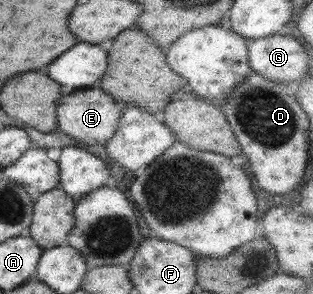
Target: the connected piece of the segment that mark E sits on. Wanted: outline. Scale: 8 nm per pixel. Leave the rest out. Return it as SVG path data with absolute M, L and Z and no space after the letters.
M86 89L86 91L78 91L74 95L64 95L62 99L56 101L55 119L57 127L72 139L82 141L86 145L105 145L106 141L112 137L112 133L116 131L118 119L121 117L123 106L114 105L114 100L106 95L106 92L100 89Z

